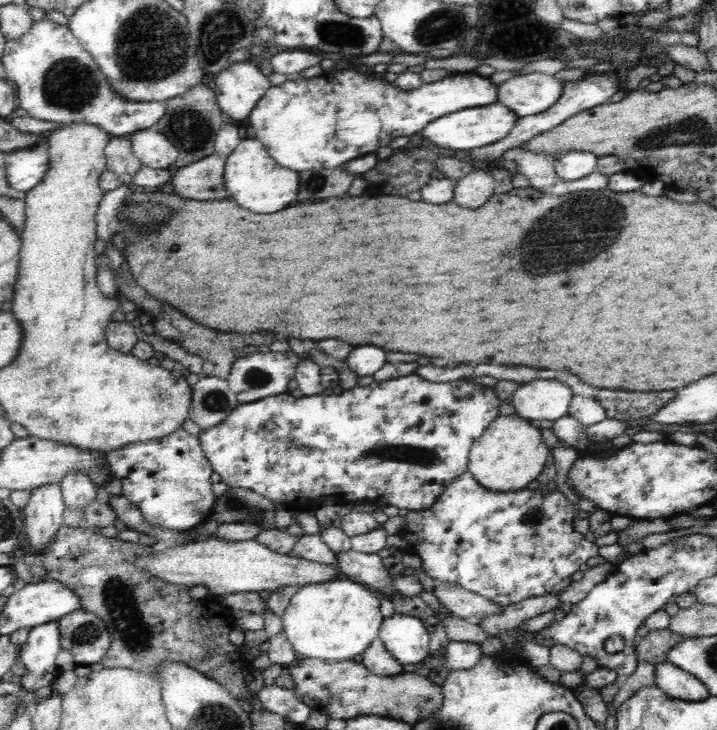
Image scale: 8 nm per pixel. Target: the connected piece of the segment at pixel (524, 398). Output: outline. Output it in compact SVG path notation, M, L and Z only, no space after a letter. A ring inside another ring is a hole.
M534 379L516 388L510 405L523 419L553 421L569 414L572 397L570 388L562 382Z

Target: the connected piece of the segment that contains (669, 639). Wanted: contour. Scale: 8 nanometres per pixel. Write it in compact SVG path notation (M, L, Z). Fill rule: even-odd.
M669 628L651 630L647 635L638 637L635 642L635 655L638 663L651 663L656 666L664 662L664 655L671 646L678 643L683 636Z

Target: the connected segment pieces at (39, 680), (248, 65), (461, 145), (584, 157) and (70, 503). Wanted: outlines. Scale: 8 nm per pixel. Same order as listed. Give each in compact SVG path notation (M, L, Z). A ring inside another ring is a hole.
M58 621L30 629L27 641L19 647L19 663L24 664L26 669L26 674L15 680L20 688L34 692L37 688L52 684L58 672L56 658L63 649L60 639Z
M256 60L234 62L226 66L214 80L218 107L232 120L249 118L259 98L271 88Z
M495 100L487 106L478 106L475 108L460 110L454 114L446 114L434 122L430 122L424 130L422 136L442 148L450 148L450 150L472 150L472 148L480 148L496 142L498 139L504 138L518 120L512 110L507 109Z
M568 151L561 153L554 164L554 170L562 181L574 182L596 172L598 157L592 152Z
M70 471L62 479L61 489L66 507L83 507L96 500L96 485L82 471Z

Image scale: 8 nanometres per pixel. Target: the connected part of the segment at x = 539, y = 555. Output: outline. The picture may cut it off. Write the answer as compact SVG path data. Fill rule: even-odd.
M466 471L446 486L432 508L410 511L405 516L406 525L400 536L408 541L409 552L422 559L422 570L435 581L453 582L504 608L526 598L560 595L570 587L571 577L580 571L580 566L599 555L599 546L576 532L574 509L558 489L550 494L526 487L515 491L493 491L486 489L470 471Z

